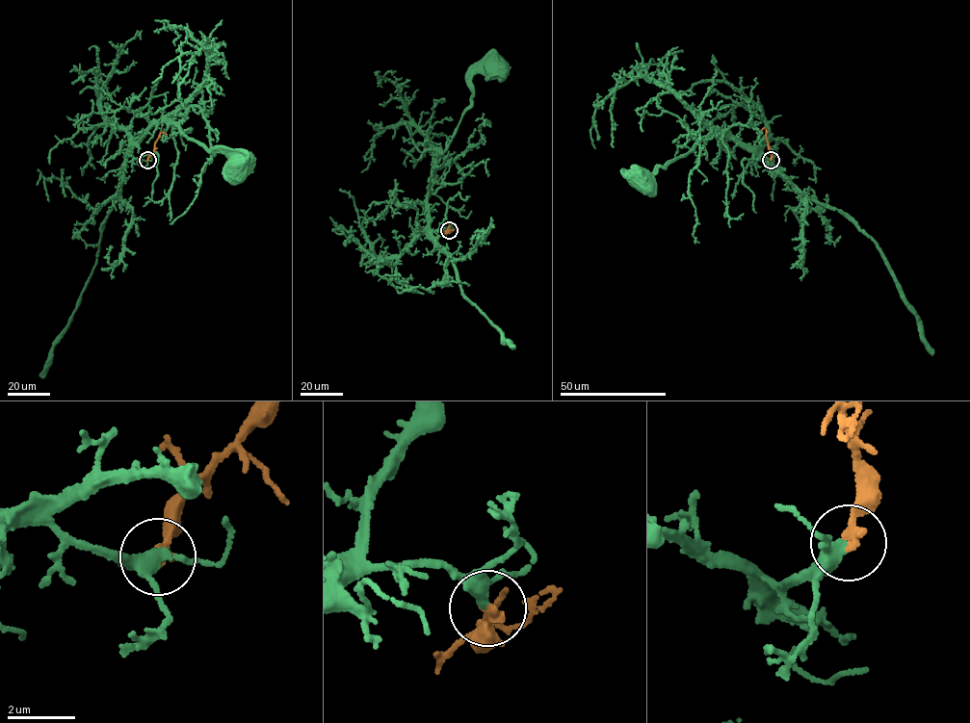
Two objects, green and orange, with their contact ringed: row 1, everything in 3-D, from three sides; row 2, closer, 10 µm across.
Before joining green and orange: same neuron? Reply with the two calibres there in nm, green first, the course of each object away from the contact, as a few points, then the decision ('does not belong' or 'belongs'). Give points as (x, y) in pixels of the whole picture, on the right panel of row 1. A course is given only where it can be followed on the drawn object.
calibres 300 and 280 nm; course green (771, 160), (766, 164), (754, 151), (732, 140), (709, 134), (687, 153), (647, 175), (637, 175), (639, 179); course orange (771, 160), (766, 130), (761, 130); belongs

